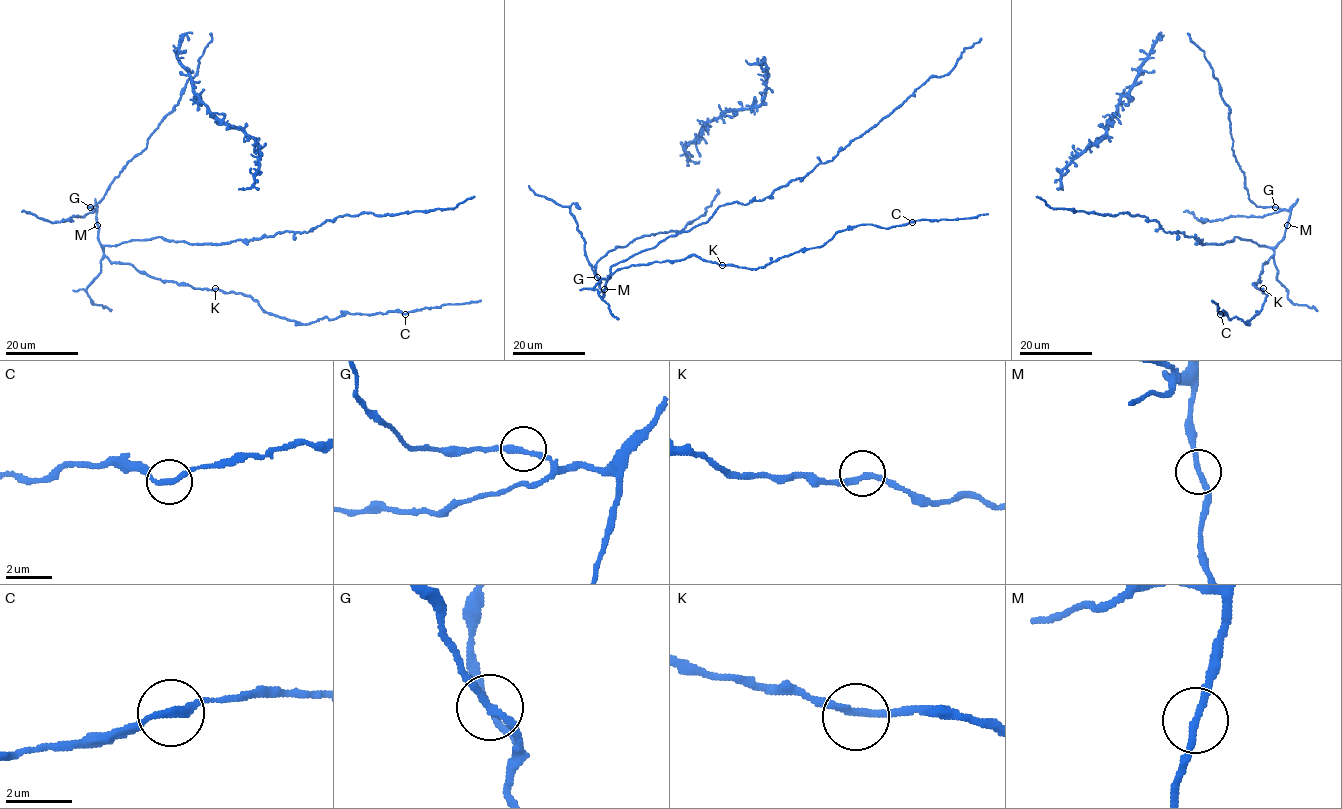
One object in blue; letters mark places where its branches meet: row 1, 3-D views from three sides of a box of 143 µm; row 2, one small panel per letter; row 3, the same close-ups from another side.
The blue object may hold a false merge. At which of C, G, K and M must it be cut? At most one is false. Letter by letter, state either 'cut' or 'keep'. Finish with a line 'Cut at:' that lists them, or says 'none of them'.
C: keep
G: keep
K: keep
M: keep
Cut at: none of them

